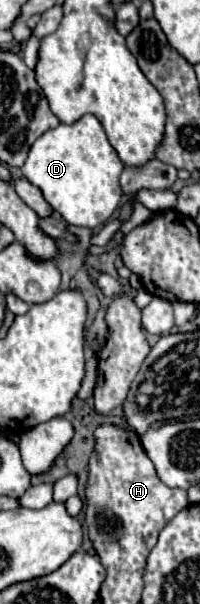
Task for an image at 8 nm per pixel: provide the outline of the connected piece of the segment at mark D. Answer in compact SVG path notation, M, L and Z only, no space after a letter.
M83 115L73 125L61 123L59 127L45 131L31 145L21 171L35 187L41 189L53 211L57 211L71 225L95 229L103 225L119 207L119 175L123 171L123 163L107 141L103 125L95 115Z

